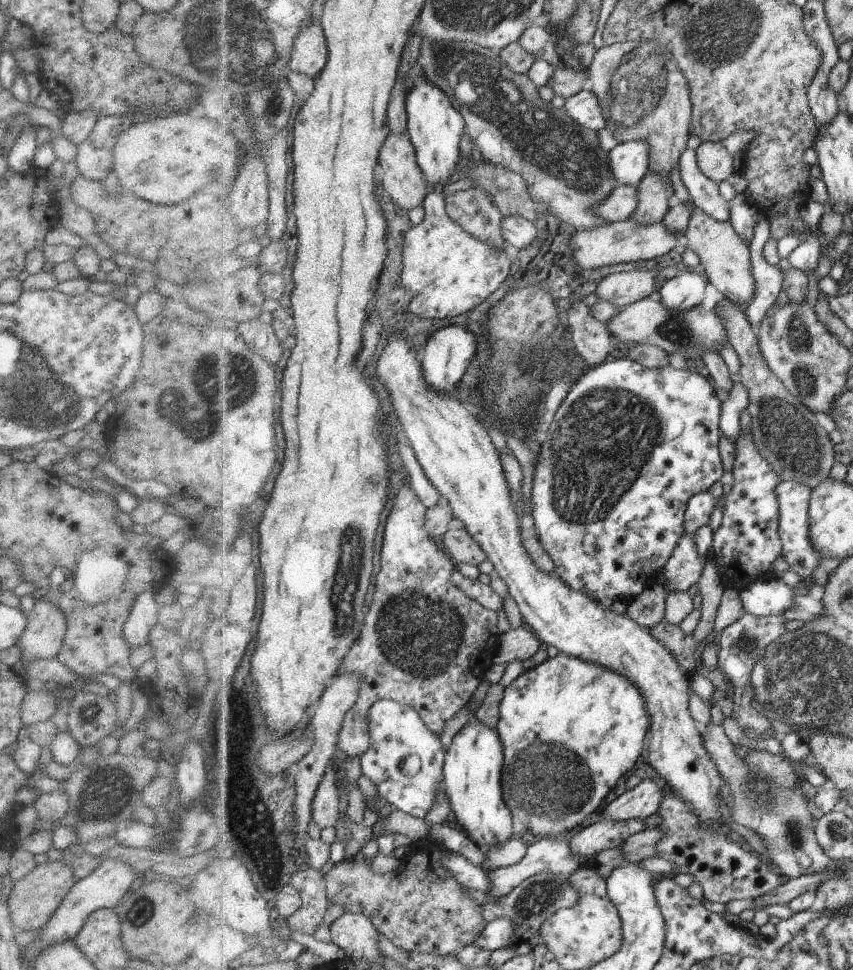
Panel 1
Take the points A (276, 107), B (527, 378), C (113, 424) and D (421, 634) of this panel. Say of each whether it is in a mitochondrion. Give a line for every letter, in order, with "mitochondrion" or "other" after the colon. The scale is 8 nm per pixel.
A: mitochondrion
B: mitochondrion
C: other
D: mitochondrion

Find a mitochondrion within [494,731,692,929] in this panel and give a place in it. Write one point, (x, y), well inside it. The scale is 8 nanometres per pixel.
(563, 782)

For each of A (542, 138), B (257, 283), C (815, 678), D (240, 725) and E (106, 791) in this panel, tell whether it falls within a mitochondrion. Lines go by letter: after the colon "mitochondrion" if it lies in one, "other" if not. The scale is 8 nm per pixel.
A: mitochondrion
B: other
C: mitochondrion
D: mitochondrion
E: mitochondrion

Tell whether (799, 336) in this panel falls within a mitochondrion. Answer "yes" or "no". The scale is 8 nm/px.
yes

